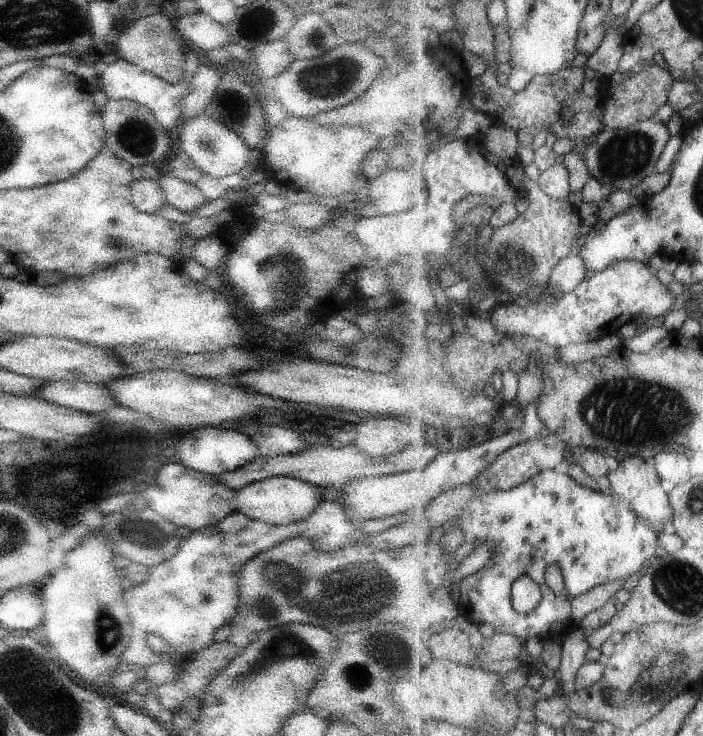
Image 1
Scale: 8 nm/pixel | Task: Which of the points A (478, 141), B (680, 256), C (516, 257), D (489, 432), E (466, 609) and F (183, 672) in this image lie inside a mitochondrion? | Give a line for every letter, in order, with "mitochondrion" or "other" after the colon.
A: other
B: other
C: mitochondrion
D: other
E: other
F: other

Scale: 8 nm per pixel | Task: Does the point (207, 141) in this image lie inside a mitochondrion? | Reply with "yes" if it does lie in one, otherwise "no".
yes

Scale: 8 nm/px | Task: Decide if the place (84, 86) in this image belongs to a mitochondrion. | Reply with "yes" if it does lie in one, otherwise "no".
no

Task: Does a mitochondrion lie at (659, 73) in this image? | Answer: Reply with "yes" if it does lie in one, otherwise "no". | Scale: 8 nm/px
no

